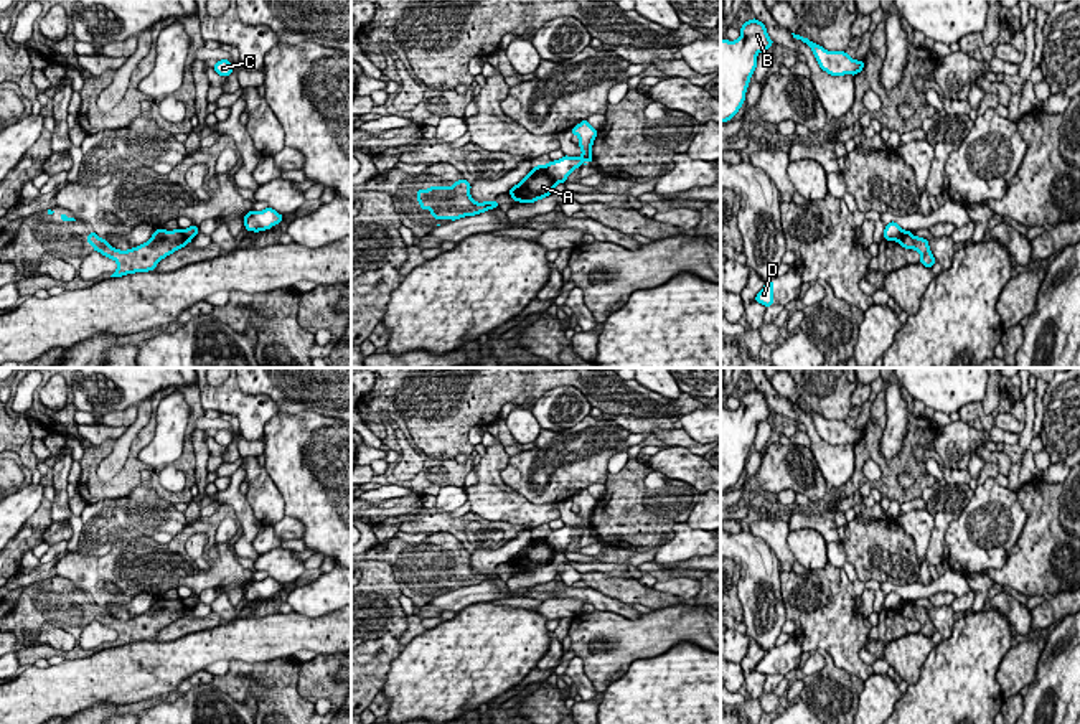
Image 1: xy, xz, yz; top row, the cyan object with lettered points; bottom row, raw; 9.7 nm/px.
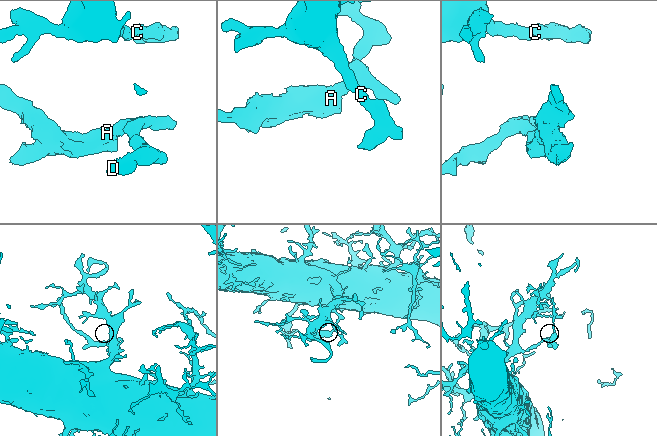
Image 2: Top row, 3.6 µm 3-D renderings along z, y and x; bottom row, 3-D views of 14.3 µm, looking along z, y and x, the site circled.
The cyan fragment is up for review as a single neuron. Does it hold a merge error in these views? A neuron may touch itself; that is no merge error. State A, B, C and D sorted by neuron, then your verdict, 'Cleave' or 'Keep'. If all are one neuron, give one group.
Groups: A / B C D. Cleave

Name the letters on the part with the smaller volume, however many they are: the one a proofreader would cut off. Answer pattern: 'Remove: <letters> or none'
Remove: A

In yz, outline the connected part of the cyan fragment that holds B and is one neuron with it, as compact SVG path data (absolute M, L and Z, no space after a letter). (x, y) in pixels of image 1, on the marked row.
M757 18L740 28L735 41L721 38L721 124L730 120L745 101L750 78L757 68L757 54L775 45Z

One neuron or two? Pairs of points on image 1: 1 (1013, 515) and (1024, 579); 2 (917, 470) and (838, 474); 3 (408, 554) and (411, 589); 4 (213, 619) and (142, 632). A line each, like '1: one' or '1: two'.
1: two
2: two
3: one
4: two

